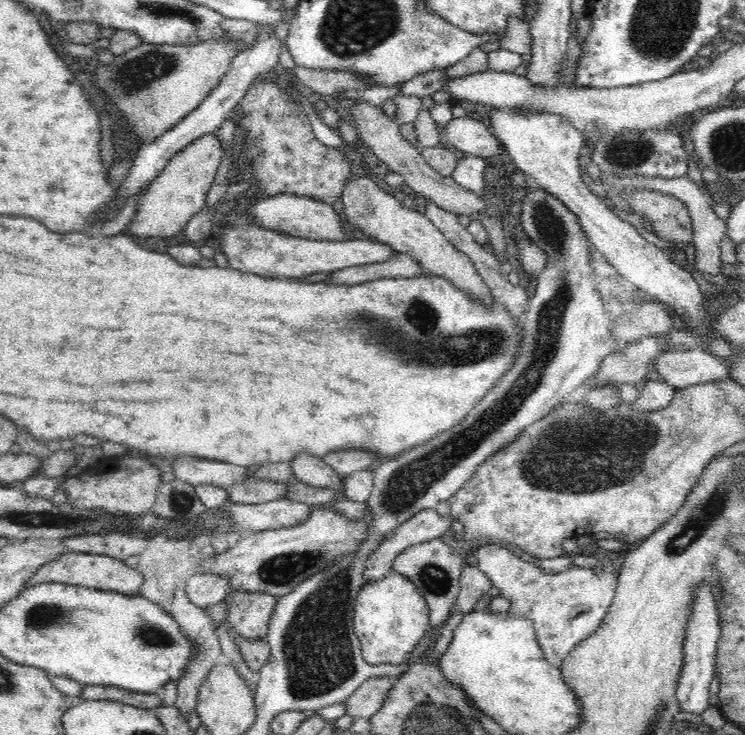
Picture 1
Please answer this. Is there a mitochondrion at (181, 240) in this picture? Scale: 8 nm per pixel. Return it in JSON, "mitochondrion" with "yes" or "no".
{"mitochondrion":"no"}

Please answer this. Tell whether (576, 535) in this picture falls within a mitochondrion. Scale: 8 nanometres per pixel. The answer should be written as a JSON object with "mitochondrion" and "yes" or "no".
{"mitochondrion":"no"}

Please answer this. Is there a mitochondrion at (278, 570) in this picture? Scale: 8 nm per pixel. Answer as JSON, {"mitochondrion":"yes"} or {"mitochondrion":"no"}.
{"mitochondrion":"yes"}

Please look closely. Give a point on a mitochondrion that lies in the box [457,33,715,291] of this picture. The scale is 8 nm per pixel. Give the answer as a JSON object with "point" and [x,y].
{"point":[626,154]}

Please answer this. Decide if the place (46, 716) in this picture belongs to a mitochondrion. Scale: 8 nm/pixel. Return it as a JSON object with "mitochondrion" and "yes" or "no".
{"mitochondrion":"no"}

